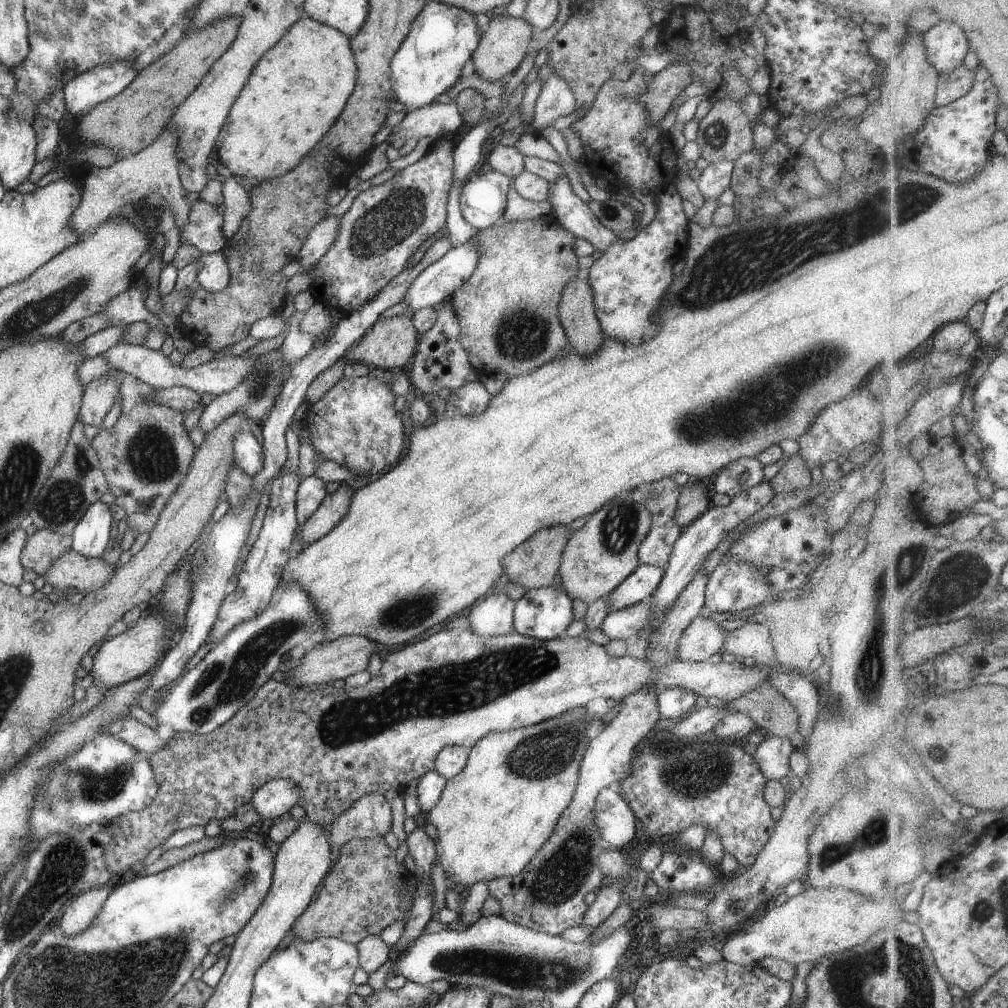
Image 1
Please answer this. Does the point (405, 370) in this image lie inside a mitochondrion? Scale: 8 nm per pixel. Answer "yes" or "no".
no

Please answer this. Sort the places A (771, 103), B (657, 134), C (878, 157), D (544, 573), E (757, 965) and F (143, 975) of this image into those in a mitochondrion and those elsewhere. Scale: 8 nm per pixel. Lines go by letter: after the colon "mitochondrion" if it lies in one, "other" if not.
A: other
B: other
C: other
D: other
E: other
F: mitochondrion

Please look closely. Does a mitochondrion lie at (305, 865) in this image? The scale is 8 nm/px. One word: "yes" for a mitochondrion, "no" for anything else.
no

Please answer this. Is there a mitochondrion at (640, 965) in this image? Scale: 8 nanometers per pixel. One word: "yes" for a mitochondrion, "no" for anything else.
no

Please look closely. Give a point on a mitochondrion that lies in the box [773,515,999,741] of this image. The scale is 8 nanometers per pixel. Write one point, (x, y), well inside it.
(961, 578)

